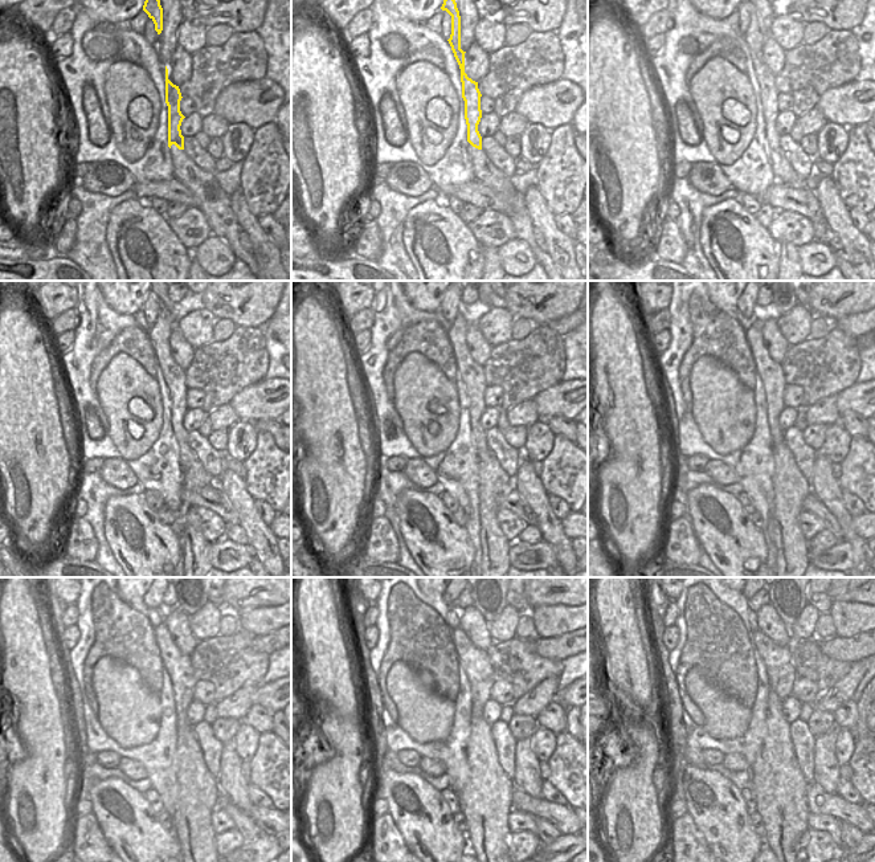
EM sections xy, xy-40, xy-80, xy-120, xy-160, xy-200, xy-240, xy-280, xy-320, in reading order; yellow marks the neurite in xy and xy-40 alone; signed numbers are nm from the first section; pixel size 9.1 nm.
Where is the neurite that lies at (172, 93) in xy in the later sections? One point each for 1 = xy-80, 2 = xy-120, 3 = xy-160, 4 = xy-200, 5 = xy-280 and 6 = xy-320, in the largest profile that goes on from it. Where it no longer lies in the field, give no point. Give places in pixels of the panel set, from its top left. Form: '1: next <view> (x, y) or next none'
1: next xy-80 (753, 37)
2: next xy-120 (159, 334)
3: next xy-160 (471, 374)
4: next xy-200 (771, 372)
5: next xy-280 (475, 662)
6: next xy-320 (777, 660)

